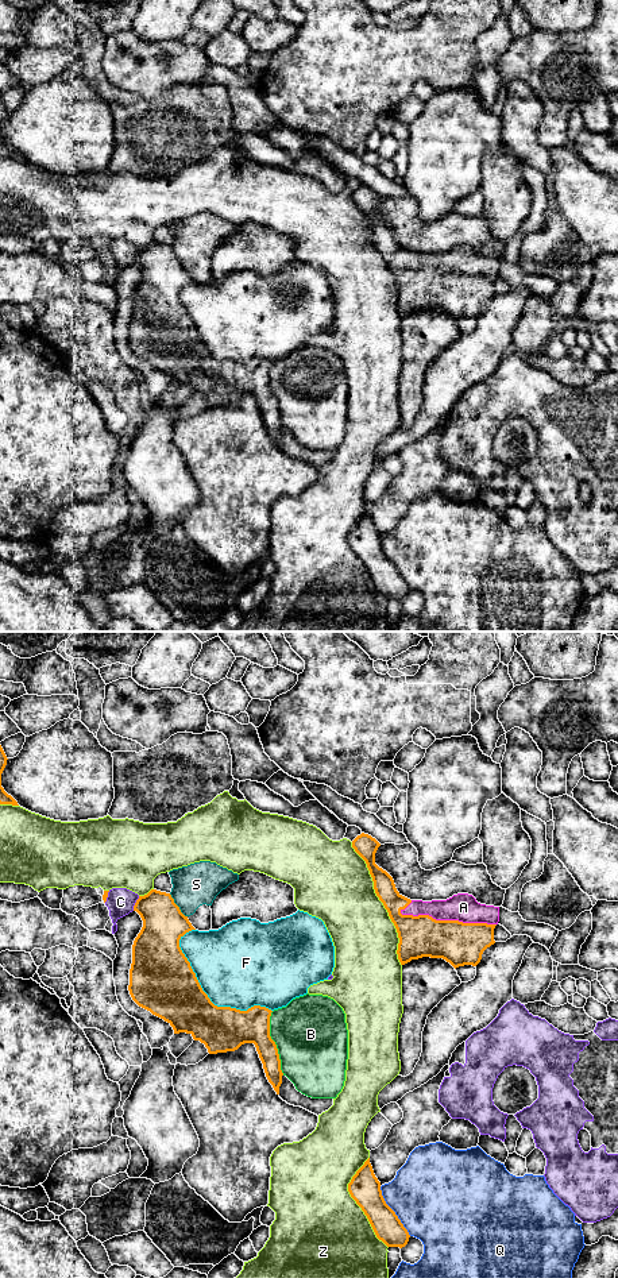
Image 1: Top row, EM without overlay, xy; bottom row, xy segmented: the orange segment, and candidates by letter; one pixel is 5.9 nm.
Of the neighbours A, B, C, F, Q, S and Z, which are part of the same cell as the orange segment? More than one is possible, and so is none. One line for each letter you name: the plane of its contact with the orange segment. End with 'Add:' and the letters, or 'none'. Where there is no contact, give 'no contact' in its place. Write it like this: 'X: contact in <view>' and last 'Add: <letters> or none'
A: contact in xy
Add: A

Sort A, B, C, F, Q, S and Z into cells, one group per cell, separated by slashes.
A / B / C / F / Q / S / Z

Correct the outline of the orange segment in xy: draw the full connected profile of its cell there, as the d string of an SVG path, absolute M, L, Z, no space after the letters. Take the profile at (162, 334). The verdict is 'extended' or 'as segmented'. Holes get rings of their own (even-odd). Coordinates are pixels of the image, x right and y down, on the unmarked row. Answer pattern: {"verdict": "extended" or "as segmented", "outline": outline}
{"verdict": "as segmented", "outline": "M151 242L139 248L134 258L143 279L132 297L128 343L132 352L152 367L167 374L174 386L186 385L205 397L209 406L235 404L244 395L254 395L269 435L277 447L282 436L281 412L275 394L270 389L271 362L254 358L247 363L215 358L202 343L190 314L179 300L179 291L196 282L170 246Z"}

